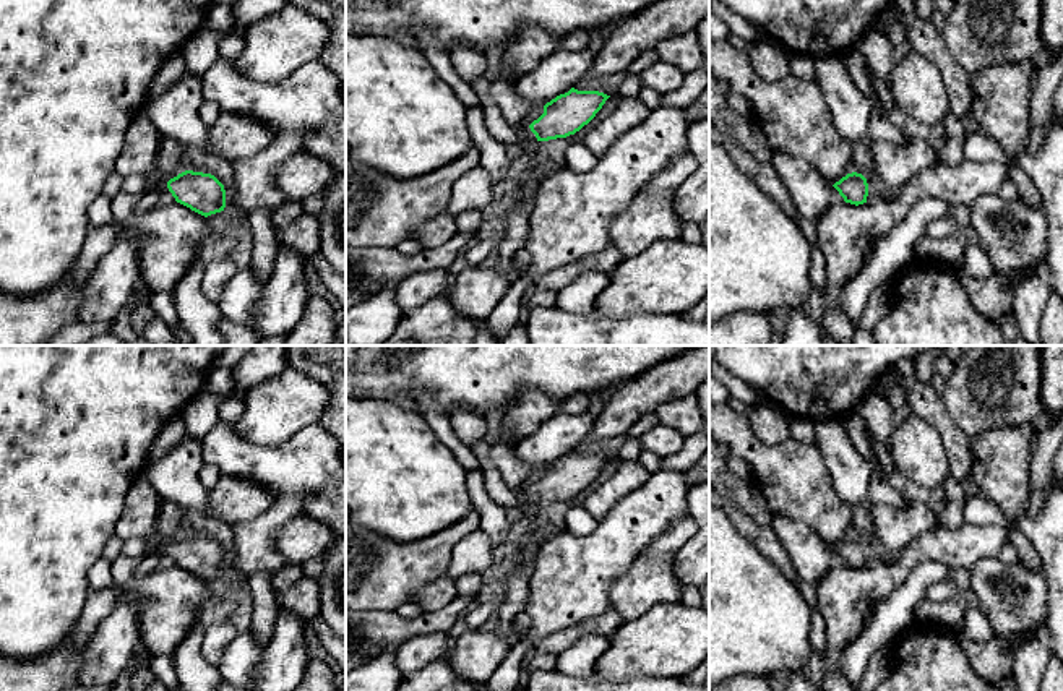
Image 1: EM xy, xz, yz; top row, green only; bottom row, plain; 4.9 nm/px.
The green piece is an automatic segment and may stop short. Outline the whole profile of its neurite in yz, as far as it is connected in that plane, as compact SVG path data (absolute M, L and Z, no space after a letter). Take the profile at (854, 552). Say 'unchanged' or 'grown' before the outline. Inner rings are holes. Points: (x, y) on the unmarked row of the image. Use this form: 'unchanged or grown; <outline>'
unchanged; M852 535L833 548L846 566L863 568L868 560L868 547L862 537Z

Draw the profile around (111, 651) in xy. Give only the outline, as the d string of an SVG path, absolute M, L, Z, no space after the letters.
M118 602L99 623L78 673L80 686L114 683L131 663L140 646L138 610L141 602Z

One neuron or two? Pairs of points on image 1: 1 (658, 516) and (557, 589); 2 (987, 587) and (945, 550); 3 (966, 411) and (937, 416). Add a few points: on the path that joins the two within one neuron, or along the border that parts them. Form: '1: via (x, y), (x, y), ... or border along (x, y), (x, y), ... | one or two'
1: via (633, 526), (598, 560), (581, 570) | one
2: border along (974, 563), (969, 570) | two
3: border along (940, 396), (948, 416), (971, 438) | two

